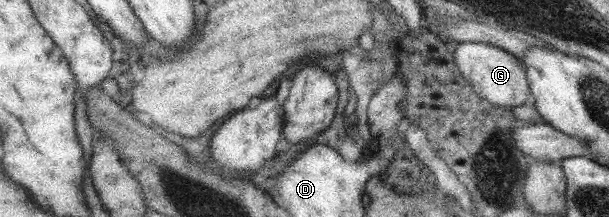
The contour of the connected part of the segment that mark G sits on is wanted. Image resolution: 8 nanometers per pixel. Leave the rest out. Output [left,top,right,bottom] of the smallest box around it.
[453,42,531,107]

